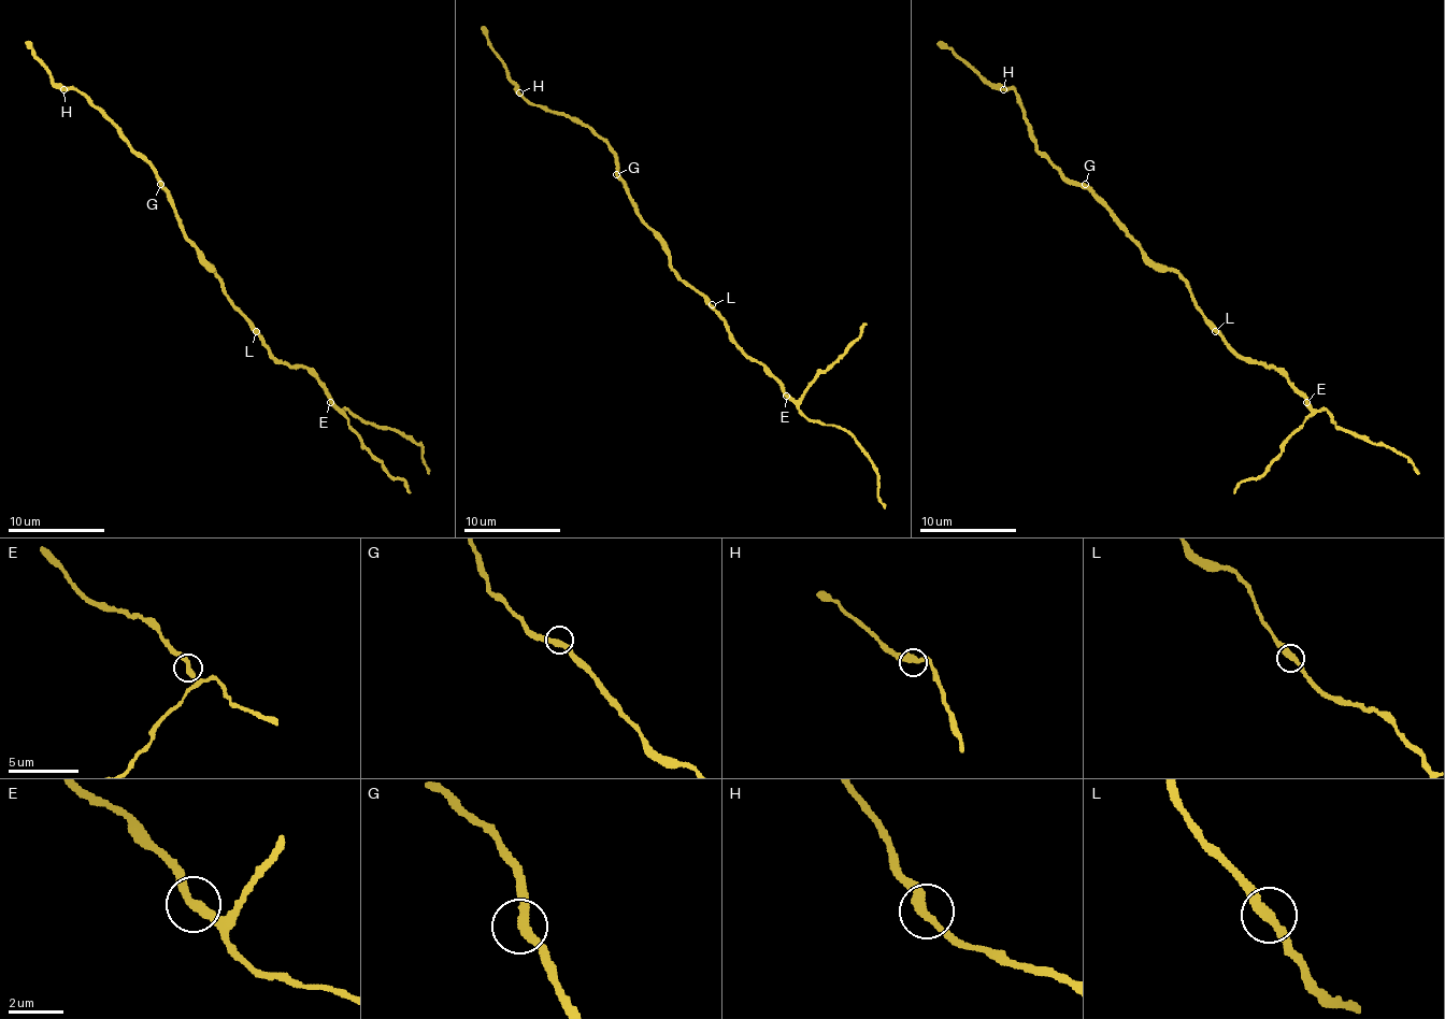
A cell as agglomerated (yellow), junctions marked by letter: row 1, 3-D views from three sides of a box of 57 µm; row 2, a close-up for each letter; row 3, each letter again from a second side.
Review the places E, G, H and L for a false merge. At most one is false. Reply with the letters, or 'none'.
E

